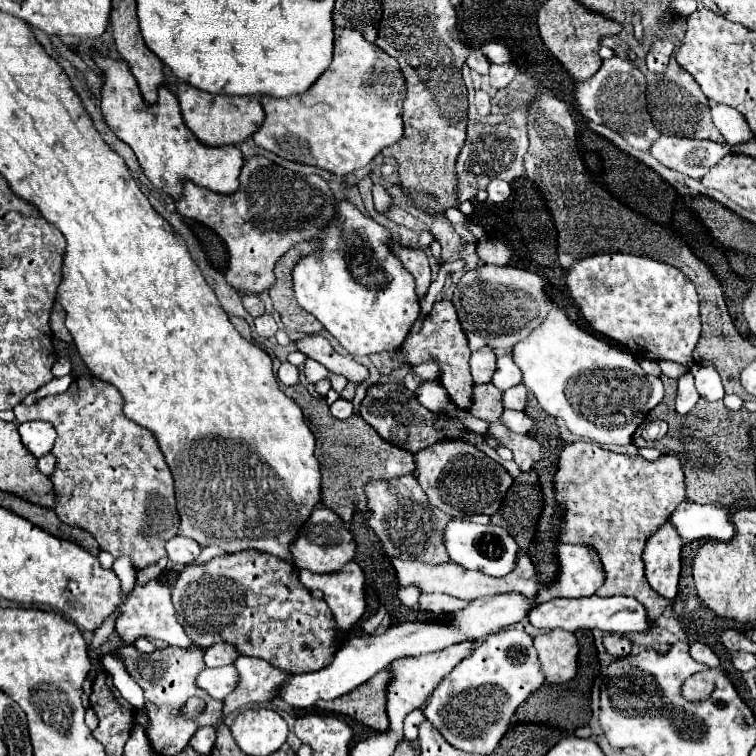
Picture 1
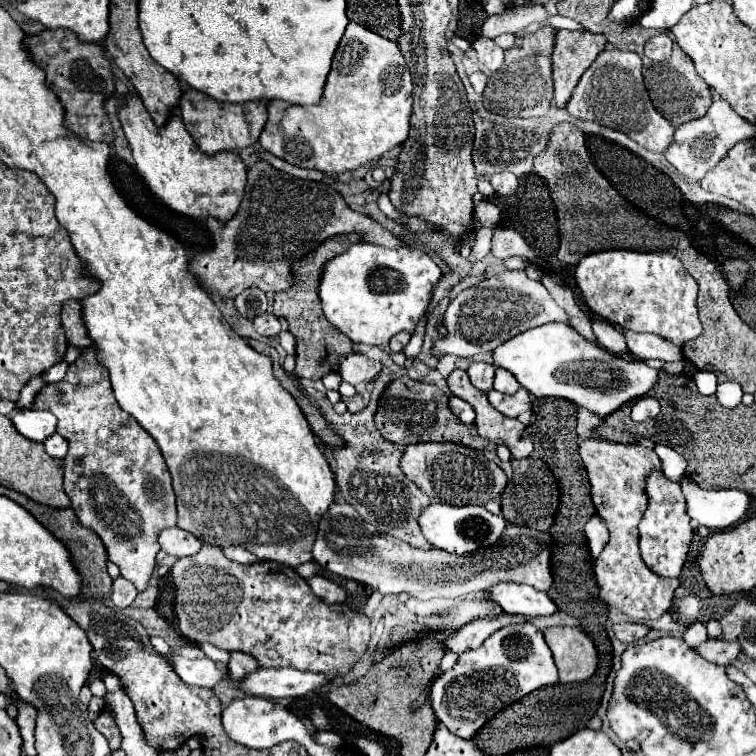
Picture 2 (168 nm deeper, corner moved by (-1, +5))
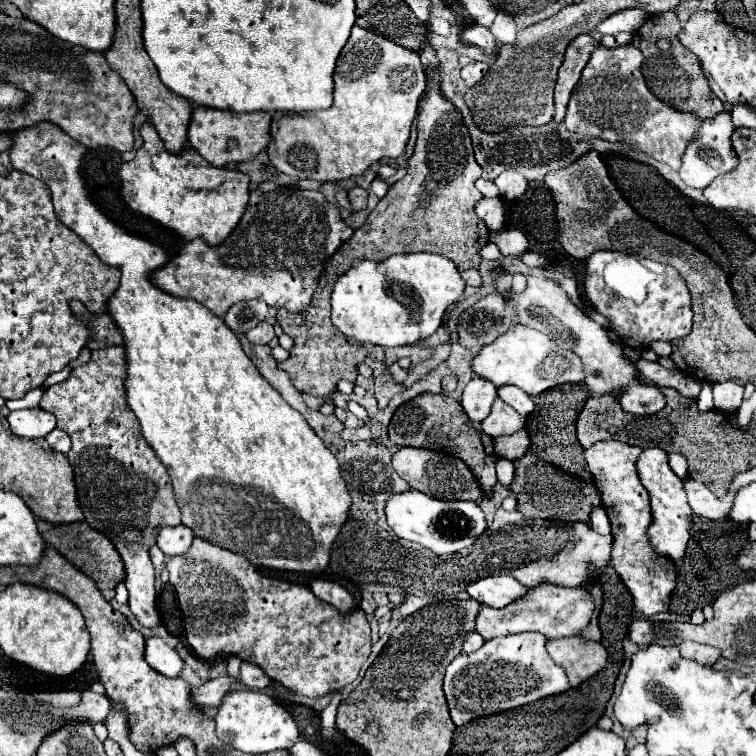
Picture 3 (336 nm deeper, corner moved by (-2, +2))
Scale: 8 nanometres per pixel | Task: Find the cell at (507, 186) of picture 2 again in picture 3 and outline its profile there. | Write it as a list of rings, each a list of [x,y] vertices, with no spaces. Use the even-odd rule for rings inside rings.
[[[512,169],[500,173],[494,183],[498,185],[500,195],[502,195],[504,199],[510,199],[510,201],[512,201],[512,199],[518,199],[518,197],[526,191],[526,187],[528,187],[526,179],[524,179],[520,173],[512,171]]]

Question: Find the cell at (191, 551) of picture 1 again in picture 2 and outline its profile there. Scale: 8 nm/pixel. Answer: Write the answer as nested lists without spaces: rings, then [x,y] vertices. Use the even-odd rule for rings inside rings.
[[[177,526],[173,528],[165,528],[159,532],[159,544],[161,548],[175,558],[183,558],[183,556],[193,556],[199,552],[201,542],[187,530],[181,530]]]

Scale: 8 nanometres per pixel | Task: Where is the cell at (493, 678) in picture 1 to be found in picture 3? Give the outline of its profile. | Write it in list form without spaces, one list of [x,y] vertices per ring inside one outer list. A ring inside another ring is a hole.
[[[518,633],[490,639],[478,651],[470,655],[458,655],[446,667],[444,675],[444,695],[456,727],[464,727],[476,717],[528,705],[568,689],[568,677],[564,669],[560,669],[548,655],[546,637],[540,633]]]

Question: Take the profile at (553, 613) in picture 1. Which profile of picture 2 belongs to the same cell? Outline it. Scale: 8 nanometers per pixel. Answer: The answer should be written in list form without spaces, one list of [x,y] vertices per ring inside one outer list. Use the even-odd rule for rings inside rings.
[[[497,582],[491,590],[485,592],[485,598],[509,614],[523,614],[527,618],[551,616],[557,612],[557,606],[545,592],[519,582]]]

